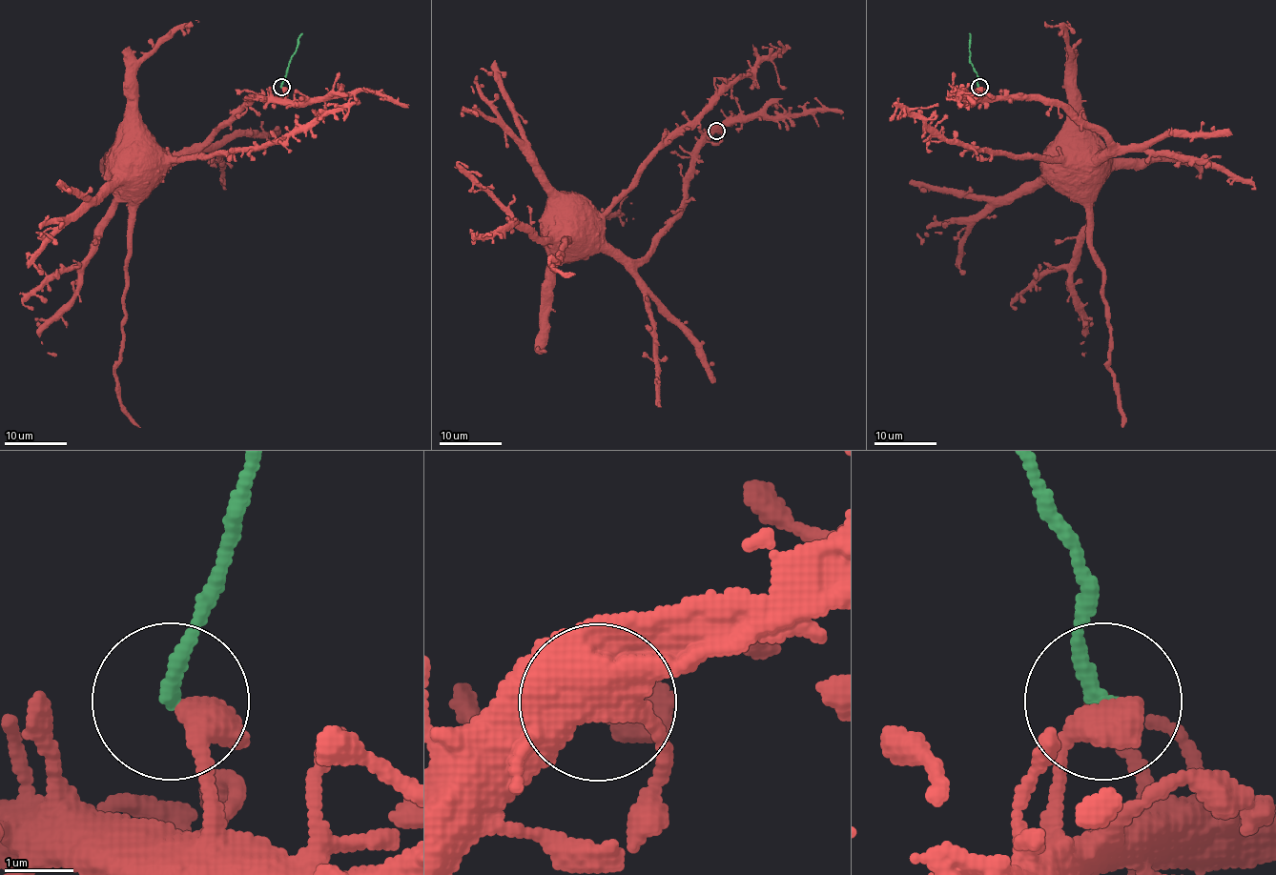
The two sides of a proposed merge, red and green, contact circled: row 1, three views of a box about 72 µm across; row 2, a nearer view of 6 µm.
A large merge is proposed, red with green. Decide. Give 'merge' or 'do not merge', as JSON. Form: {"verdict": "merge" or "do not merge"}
{"verdict": "do not merge"}

